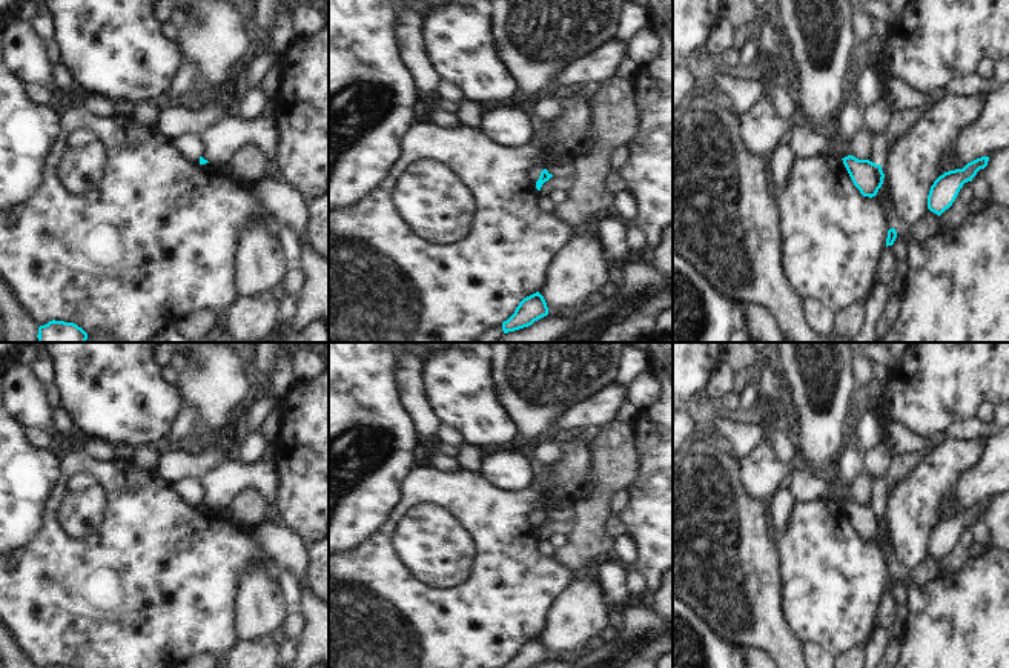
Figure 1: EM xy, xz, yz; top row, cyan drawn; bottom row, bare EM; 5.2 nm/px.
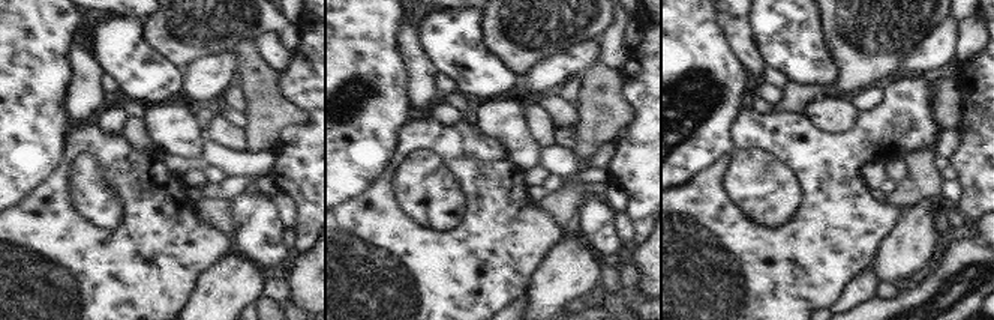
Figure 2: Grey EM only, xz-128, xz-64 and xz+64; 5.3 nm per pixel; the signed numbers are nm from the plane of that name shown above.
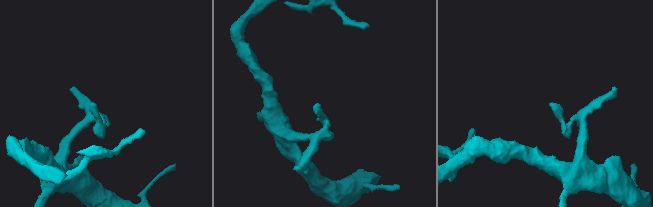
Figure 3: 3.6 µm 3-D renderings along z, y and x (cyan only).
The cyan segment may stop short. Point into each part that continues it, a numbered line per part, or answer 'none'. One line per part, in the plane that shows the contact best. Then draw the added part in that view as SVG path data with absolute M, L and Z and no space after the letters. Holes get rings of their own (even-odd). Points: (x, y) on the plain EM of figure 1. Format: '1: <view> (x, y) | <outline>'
none

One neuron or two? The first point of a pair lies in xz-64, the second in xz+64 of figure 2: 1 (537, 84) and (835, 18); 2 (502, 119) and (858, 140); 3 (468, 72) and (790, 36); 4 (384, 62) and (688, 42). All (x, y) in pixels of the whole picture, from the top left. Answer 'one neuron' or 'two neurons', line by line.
1: two neurons
2: two neurons
3: one neuron
4: one neuron

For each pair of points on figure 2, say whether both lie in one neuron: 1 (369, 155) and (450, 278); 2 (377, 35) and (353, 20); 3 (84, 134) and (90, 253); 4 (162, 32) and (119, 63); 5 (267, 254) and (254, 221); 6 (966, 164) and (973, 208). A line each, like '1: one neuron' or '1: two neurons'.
1: two neurons
2: one neuron
3: one neuron
4: two neurons
5: one neuron
6: one neuron

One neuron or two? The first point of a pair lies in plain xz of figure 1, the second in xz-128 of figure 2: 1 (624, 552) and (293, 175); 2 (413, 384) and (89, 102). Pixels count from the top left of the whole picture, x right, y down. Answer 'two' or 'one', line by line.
1: two
2: one

